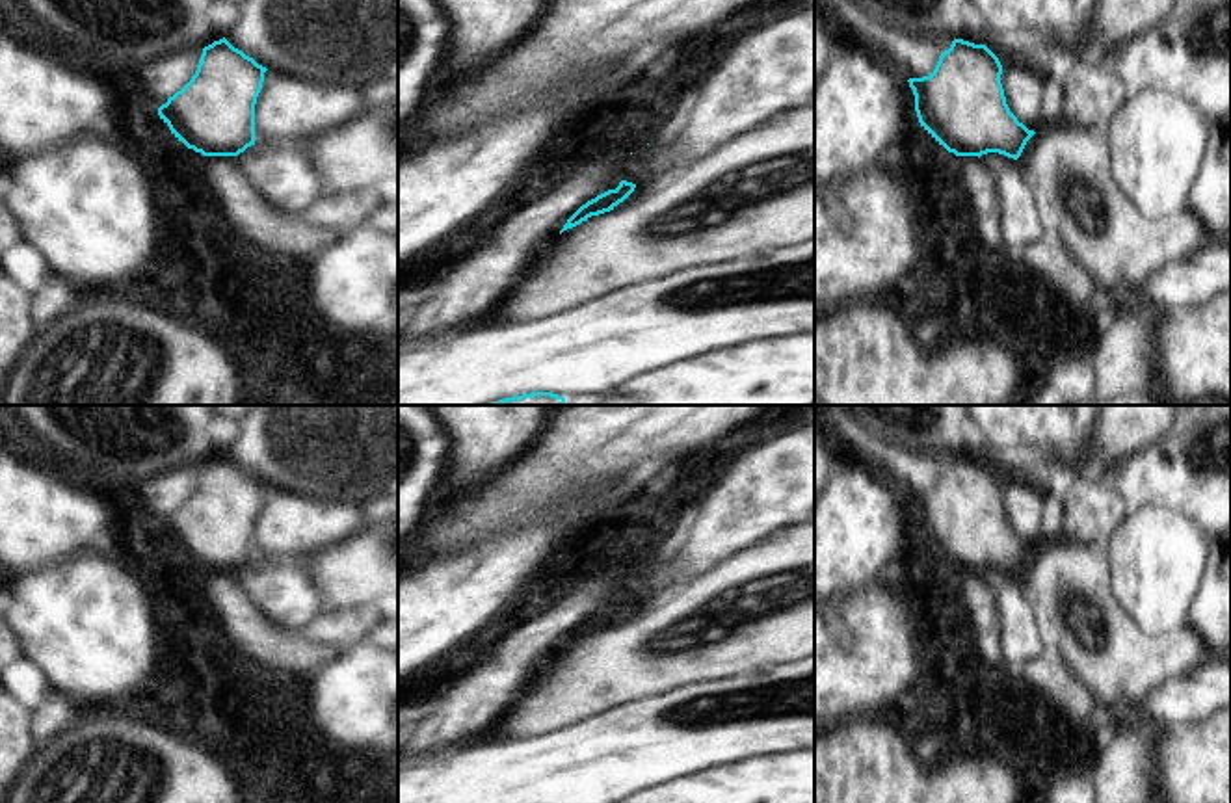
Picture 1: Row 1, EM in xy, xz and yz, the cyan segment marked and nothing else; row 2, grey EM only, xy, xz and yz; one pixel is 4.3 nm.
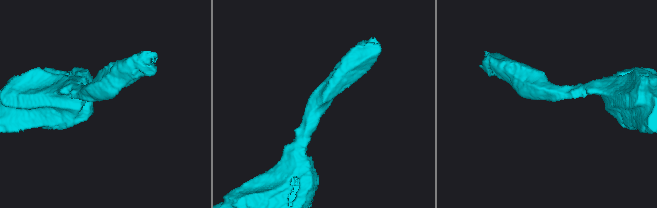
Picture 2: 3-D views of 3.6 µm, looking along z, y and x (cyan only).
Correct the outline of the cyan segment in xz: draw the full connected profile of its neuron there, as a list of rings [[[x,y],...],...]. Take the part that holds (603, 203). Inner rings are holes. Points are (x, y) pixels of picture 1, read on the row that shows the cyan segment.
[[[621,180],[616,190],[608,190],[597,195],[595,199],[588,201],[567,219],[560,234],[567,229],[580,225],[582,221],[588,221],[591,216],[599,216],[599,214],[614,210],[619,203],[623,203],[634,191],[634,188],[636,184]]]

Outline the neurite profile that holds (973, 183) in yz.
[[[960,156],[954,162],[950,184],[965,206],[991,206],[995,201],[993,177],[978,156]]]

